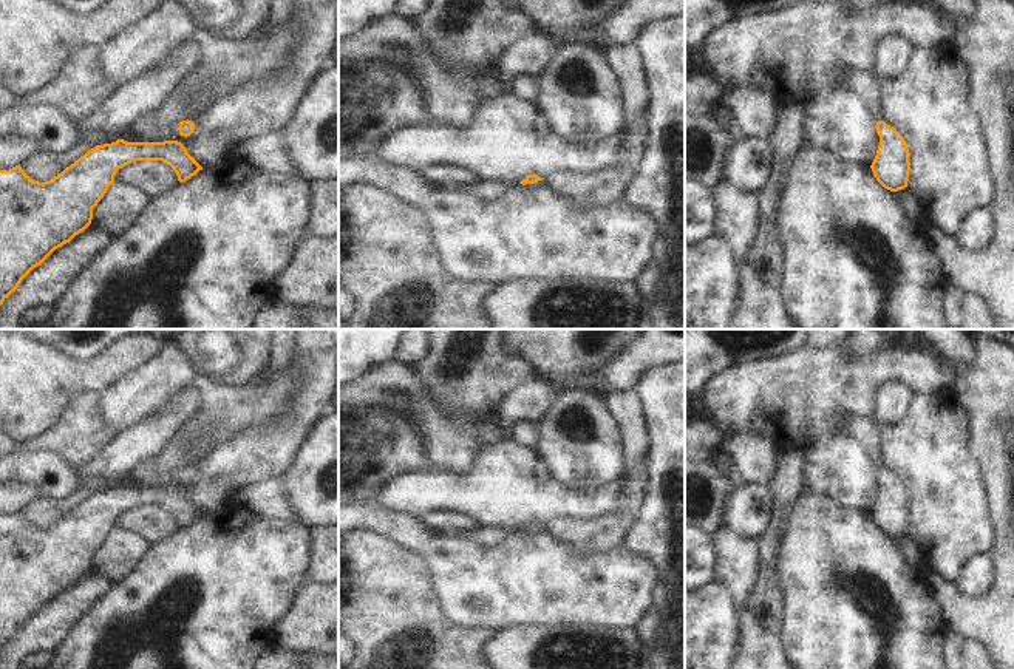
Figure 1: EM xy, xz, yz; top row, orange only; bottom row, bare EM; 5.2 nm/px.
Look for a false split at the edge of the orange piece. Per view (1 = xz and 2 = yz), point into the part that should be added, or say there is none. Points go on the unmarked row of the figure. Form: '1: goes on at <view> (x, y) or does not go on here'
1: does not go on here
2: does not go on here

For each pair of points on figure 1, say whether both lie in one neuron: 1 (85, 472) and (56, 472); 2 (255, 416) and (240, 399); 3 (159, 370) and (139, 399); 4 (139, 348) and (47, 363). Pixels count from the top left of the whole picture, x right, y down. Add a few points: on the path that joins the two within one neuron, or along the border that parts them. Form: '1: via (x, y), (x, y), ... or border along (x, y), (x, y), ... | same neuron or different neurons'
1: border along (73, 468), (78, 478), (78, 489) | different neurons
2: via (252, 411), (244, 404) | same neuron
3: via (159, 377), (147, 391) | same neuron
4: via (116, 360), (102, 371), (70, 371) | same neuron

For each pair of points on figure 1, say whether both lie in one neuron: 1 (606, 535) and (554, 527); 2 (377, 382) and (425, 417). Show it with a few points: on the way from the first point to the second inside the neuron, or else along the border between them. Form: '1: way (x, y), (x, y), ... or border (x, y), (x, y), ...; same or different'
1: way (594, 533), (577, 533), (566, 529); same
2: way (390, 387), (413, 405); same

